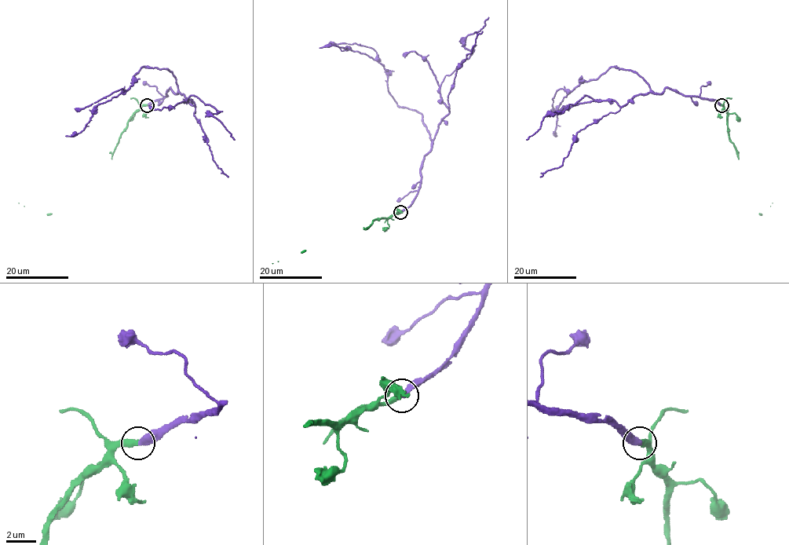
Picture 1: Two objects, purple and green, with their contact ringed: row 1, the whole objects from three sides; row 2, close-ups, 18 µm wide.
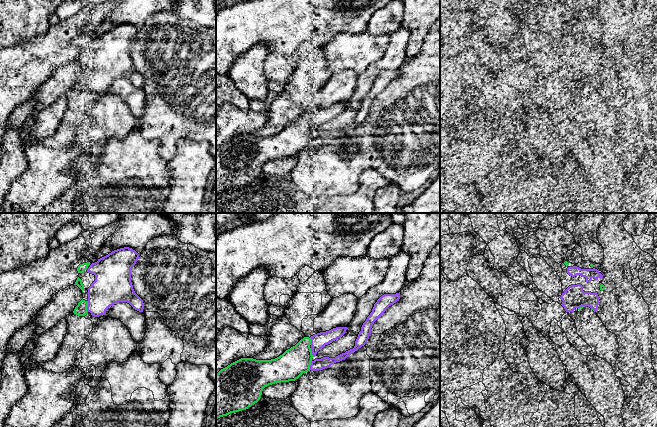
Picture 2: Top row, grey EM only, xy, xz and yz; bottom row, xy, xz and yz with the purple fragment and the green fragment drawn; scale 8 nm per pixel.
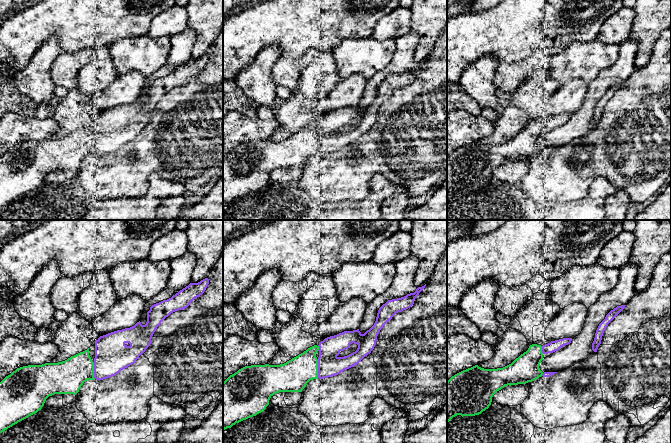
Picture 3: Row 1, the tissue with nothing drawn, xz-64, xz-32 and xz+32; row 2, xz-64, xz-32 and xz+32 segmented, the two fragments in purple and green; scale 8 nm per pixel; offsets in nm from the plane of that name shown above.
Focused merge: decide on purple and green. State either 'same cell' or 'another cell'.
same cell

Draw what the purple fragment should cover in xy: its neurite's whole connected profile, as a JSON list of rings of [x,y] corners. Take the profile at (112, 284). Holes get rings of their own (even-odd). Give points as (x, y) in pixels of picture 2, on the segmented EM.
[[[129,247],[112,251],[108,255],[92,263],[87,272],[95,275],[95,281],[88,288],[88,300],[81,300],[73,313],[85,316],[88,312],[94,317],[106,315],[106,310],[118,302],[127,302],[133,309],[143,312],[143,300],[135,293],[131,282],[131,269],[138,261],[139,254]]]

